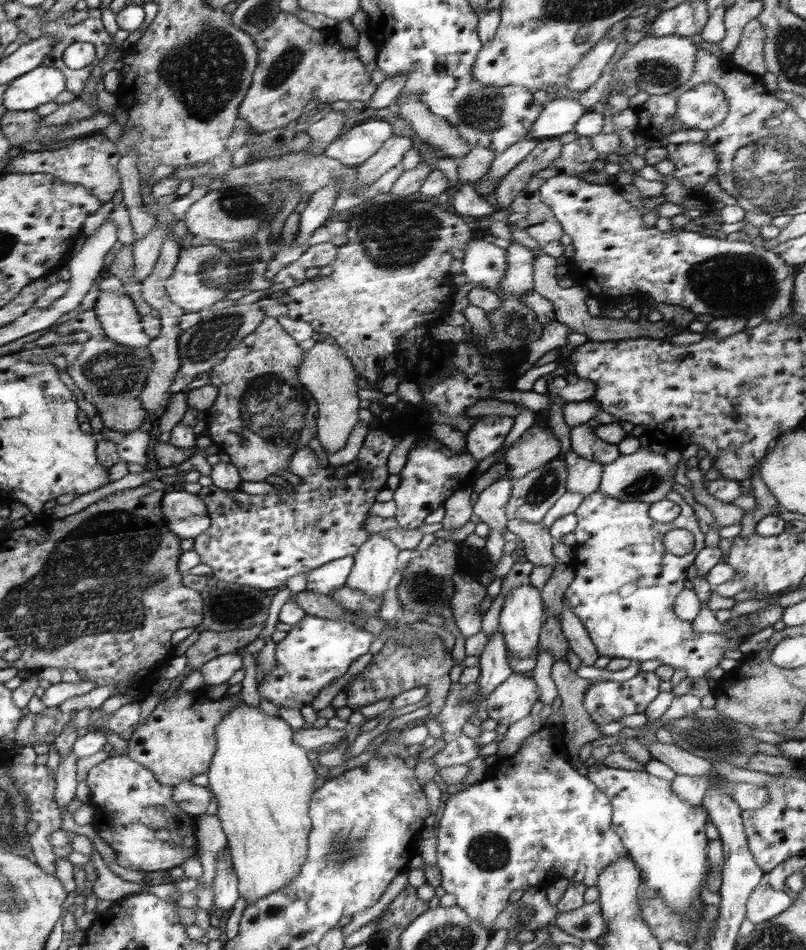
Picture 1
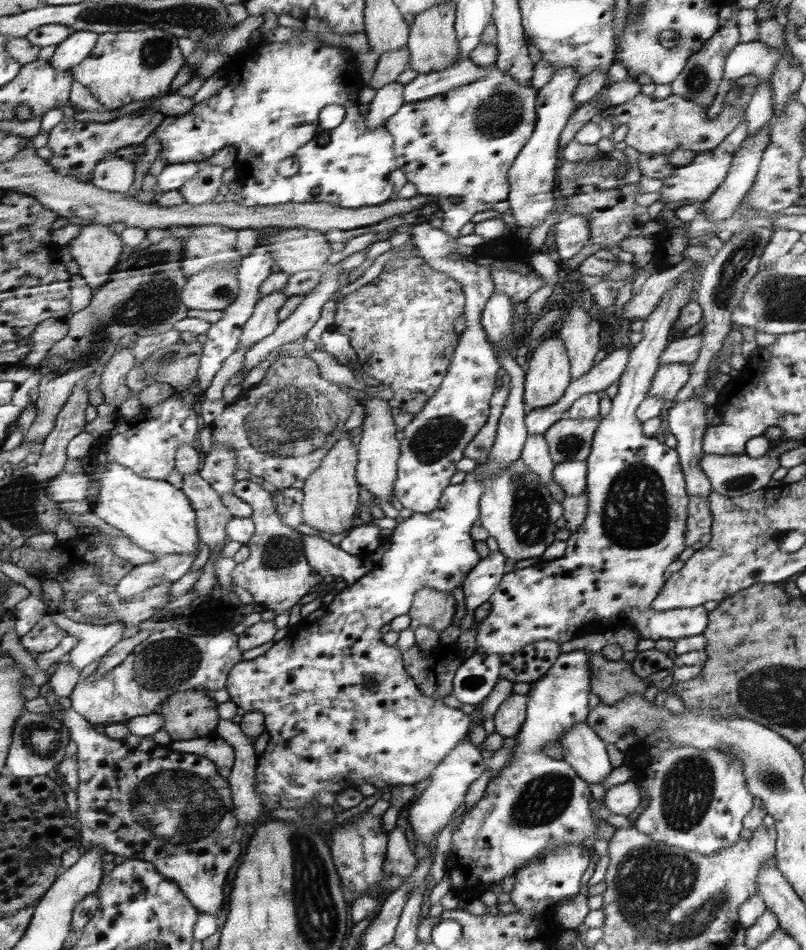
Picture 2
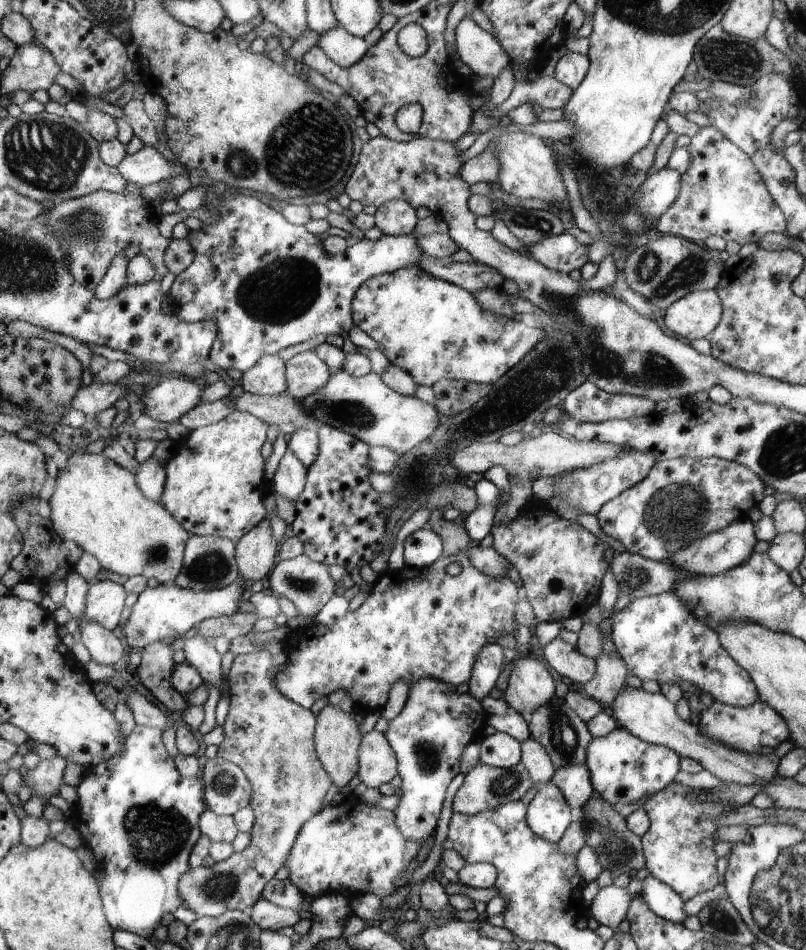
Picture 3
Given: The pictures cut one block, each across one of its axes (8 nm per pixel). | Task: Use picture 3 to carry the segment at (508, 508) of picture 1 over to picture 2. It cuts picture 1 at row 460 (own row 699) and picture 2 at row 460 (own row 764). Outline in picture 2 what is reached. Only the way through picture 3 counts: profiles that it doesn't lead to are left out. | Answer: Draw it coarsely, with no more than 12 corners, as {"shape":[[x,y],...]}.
{"shape":[[565,416],[544,436],[557,465],[585,460],[601,416]]}

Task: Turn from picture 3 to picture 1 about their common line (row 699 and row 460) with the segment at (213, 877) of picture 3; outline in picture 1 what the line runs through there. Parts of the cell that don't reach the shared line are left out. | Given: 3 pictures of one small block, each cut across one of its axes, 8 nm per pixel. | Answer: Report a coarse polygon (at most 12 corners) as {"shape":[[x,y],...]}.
{"shape":[[266,315],[204,373],[206,435],[242,481],[316,436],[305,351]]}

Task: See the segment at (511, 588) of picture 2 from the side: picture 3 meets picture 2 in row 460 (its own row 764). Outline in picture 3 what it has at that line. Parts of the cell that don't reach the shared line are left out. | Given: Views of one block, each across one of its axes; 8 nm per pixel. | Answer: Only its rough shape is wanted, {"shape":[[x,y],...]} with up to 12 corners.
{"shape":[[623,727],[592,737],[585,765],[612,806],[674,781],[681,757]]}

